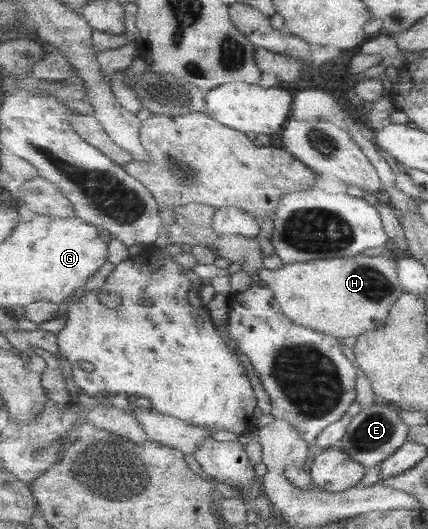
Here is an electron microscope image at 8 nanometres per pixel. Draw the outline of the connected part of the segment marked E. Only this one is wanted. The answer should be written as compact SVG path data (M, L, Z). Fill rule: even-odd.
M373 404L353 417L346 436L337 443L337 447L341 448L364 467L376 467L386 458L394 455L396 450L400 449L400 446L409 441L410 429L412 427L402 420L400 411L397 411L396 408Z

